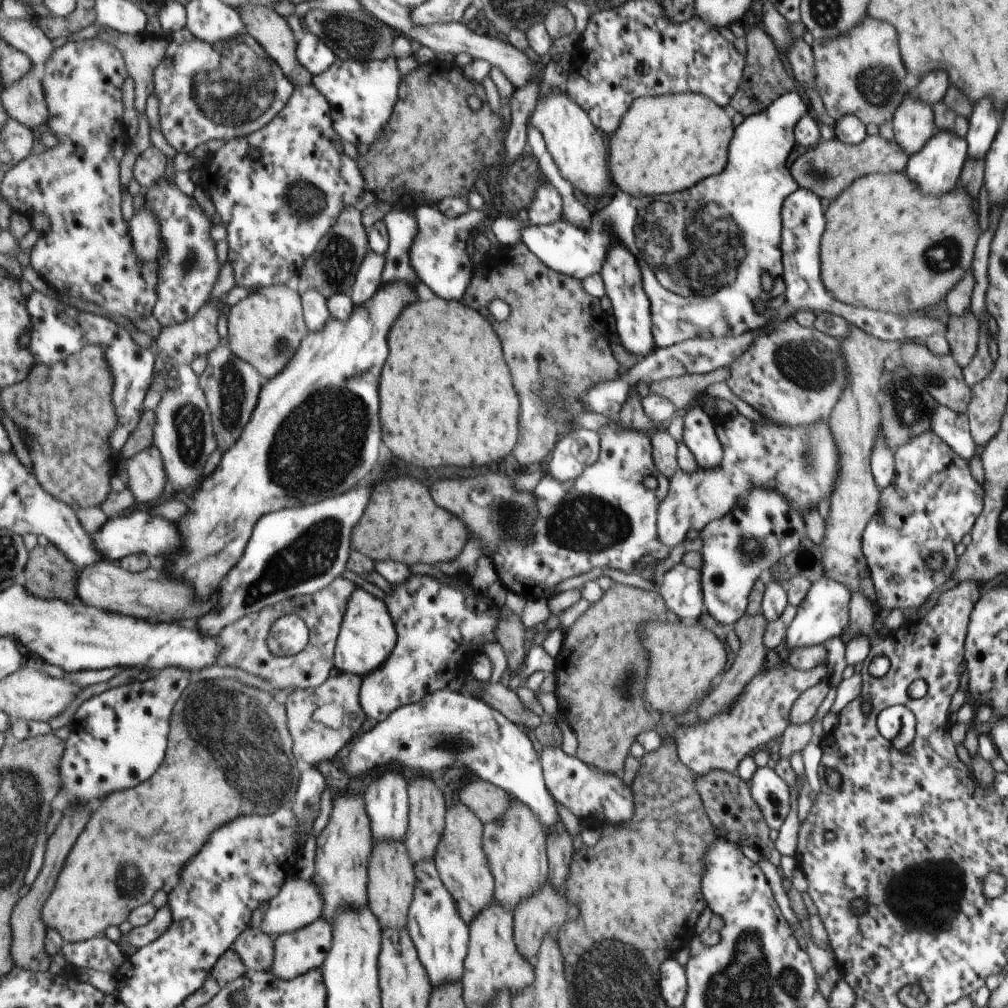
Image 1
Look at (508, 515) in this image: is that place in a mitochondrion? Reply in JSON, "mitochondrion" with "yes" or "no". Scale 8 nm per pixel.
{"mitochondrion":"yes"}

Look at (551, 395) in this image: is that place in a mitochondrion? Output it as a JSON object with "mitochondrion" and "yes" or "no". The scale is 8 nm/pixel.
{"mitochondrion":"yes"}

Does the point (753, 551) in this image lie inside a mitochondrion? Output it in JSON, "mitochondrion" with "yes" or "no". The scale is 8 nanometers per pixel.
{"mitochondrion":"yes"}

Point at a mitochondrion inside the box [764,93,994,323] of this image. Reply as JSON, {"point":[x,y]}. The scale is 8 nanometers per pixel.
{"point":[945,256]}

